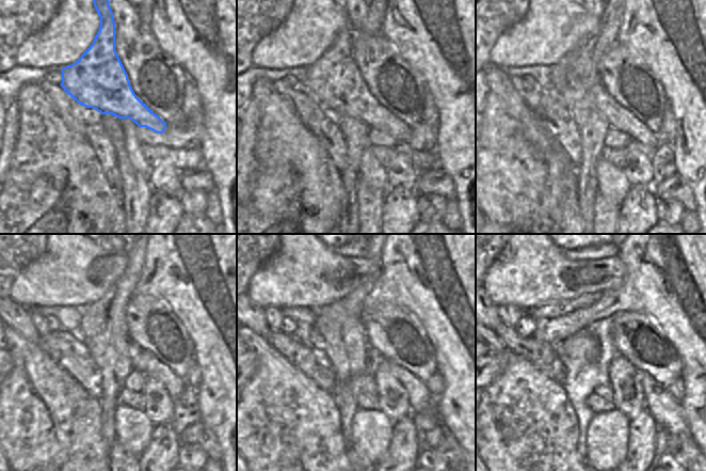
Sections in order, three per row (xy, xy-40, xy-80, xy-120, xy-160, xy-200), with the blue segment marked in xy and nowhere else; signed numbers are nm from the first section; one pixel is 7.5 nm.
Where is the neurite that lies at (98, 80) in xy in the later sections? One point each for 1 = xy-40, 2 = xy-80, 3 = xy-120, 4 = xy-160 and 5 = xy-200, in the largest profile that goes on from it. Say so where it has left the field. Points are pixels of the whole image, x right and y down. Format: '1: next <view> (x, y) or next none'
1: next xy-40 (335, 82)
2: next xy-80 (572, 79)
3: next xy-120 (143, 360)
4: next xy-160 (421, 401)
5: next xy-200 (668, 413)

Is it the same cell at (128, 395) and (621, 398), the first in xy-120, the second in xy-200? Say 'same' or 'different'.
different

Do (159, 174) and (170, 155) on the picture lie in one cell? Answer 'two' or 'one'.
two

